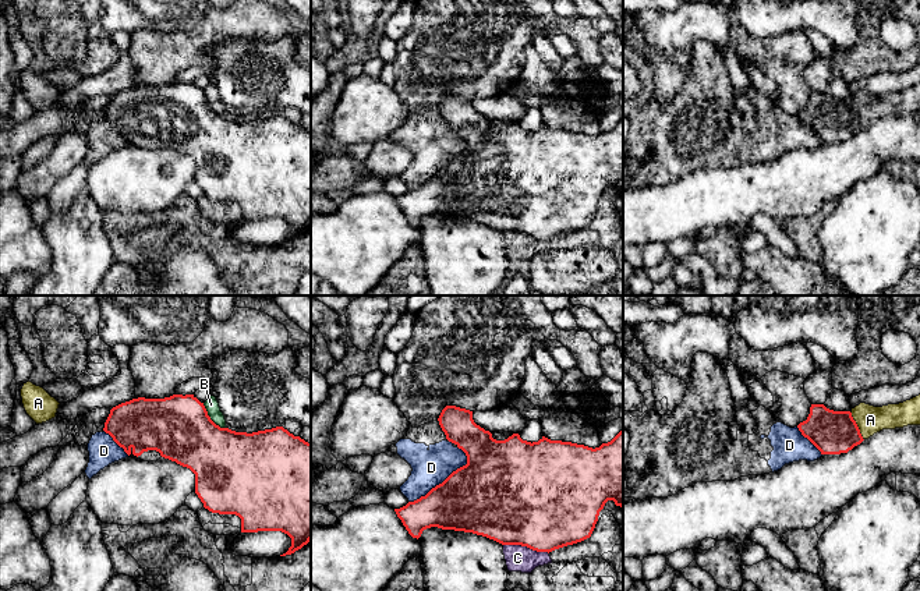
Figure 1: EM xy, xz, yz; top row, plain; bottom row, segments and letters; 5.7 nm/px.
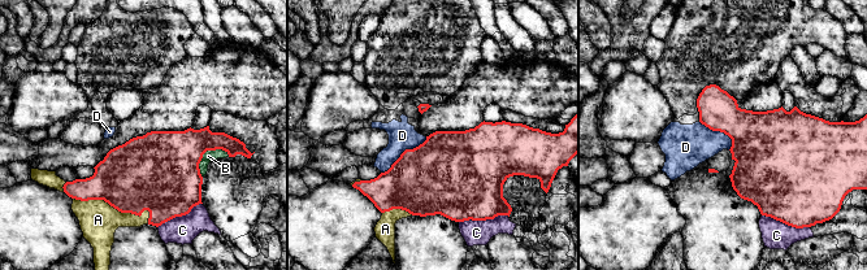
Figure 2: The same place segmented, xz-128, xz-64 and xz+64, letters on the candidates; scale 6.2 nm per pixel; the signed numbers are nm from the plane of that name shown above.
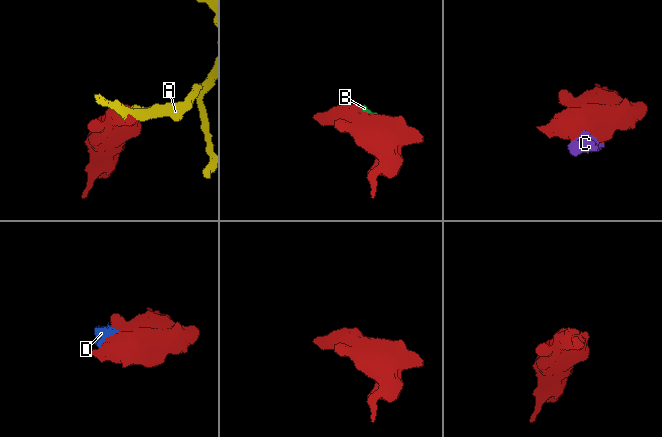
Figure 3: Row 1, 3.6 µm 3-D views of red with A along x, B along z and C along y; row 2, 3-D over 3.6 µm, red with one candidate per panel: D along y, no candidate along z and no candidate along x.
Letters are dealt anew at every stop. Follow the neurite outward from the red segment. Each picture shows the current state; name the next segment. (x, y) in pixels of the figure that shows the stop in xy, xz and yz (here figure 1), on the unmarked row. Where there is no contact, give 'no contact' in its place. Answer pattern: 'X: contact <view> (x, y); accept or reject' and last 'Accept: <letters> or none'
A: contact yz (856, 113); accept
B: contact xy (209, 106); reject
C: contact xz (526, 233); reject
D: contact xz (443, 169); reject
Accept: A

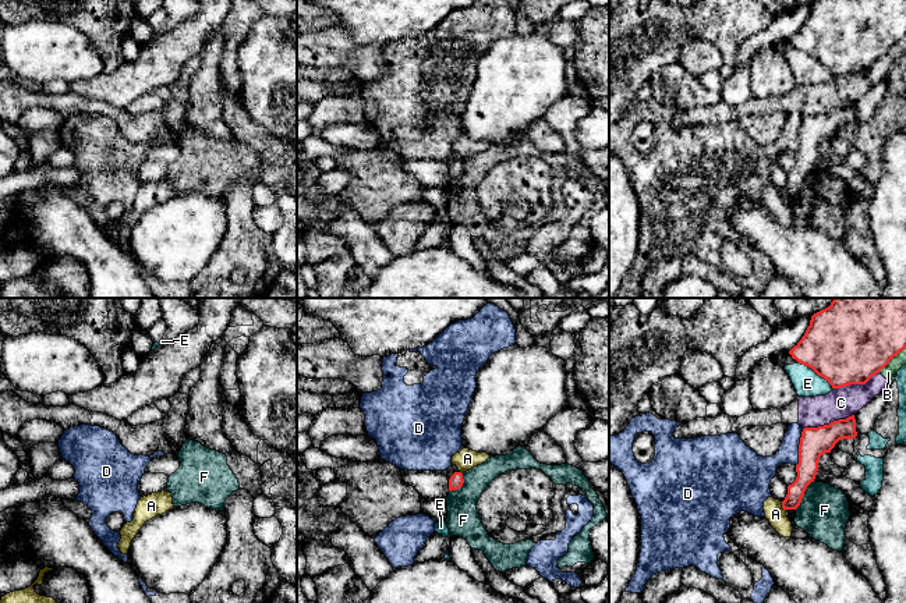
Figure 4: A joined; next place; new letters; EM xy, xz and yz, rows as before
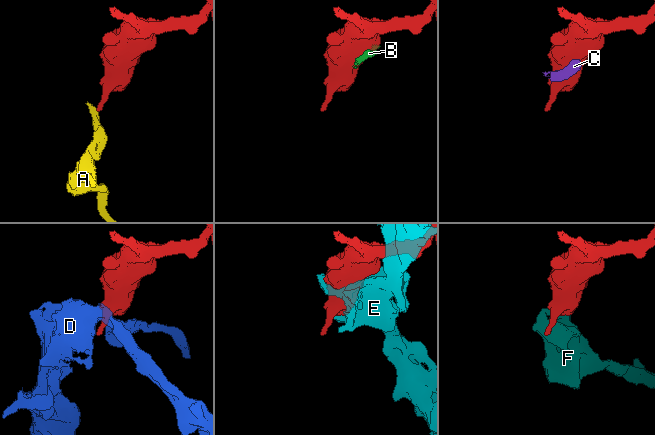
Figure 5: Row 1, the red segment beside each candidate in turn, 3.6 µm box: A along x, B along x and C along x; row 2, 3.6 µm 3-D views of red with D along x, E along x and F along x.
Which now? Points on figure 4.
A: contact yz (782, 194); reject
B: contact yz (891, 46); reject
C: contact yz (830, 112); reject
D: contact yz (799, 135); reject
E: contact yz (817, 61); reject
F: contact yz (803, 183); reject
Accept: none

